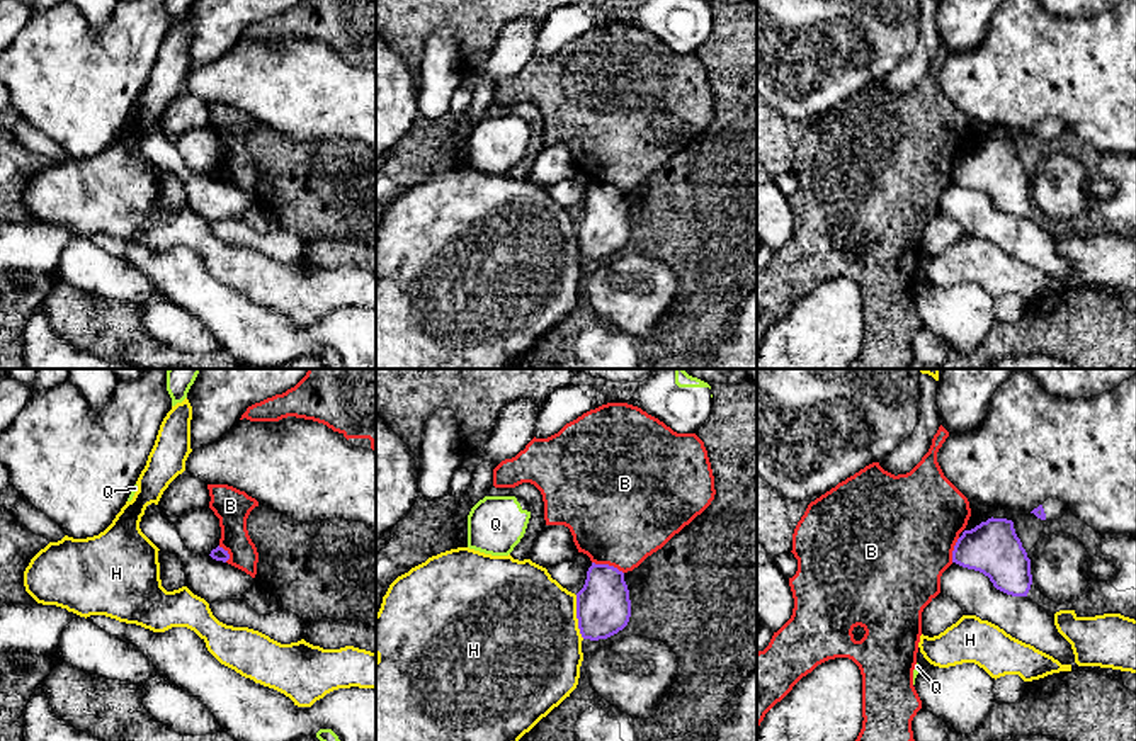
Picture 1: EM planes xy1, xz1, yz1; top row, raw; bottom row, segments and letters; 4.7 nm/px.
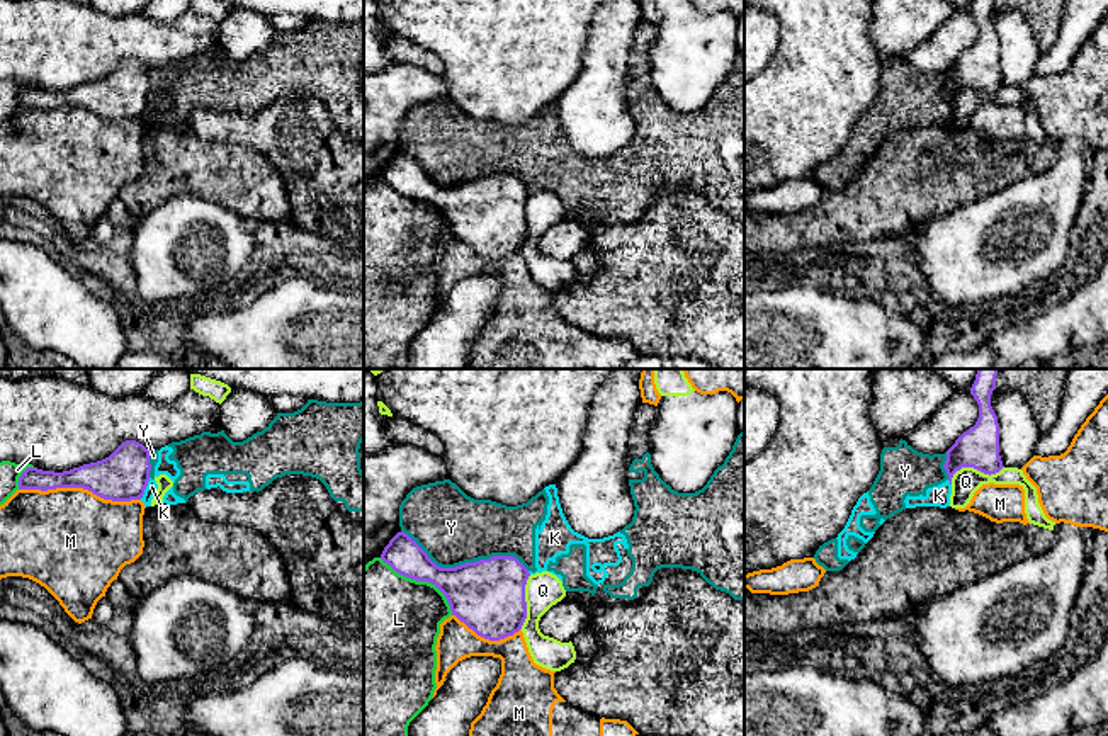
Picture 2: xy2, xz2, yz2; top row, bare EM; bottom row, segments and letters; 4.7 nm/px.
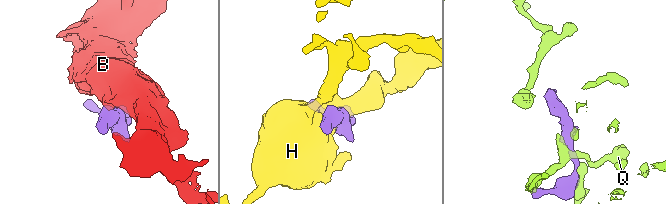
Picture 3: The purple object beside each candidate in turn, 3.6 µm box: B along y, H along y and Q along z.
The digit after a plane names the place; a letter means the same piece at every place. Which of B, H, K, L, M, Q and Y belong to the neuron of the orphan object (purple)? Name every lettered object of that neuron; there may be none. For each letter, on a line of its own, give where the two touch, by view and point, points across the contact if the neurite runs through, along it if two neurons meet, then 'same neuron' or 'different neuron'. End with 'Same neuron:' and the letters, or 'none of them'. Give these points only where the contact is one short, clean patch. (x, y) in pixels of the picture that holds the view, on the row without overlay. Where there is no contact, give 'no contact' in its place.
B: meets purple in xz1 at (607, 184); border along xz1 (592, 181), (613, 184), (623, 192); different neuron
H: meets purple in xz1 at (577, 237); different neuron
K: meets purple in xy2 at (146, 104); border along xy2 (150, 97), (141, 114); different neuron
L: meets purple in xz2 at (422, 199); different neuron
M: meets purple in xy2 at (80, 106); different neuron
Q: meets purple in yz2 at (974, 87); different neuron
Y: meets purple in xz2 at (466, 182); different neuron
Same neuron: none of them

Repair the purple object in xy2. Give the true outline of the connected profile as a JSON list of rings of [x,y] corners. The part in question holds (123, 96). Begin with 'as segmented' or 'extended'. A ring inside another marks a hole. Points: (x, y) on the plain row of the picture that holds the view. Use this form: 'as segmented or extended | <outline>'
as segmented | [[[126,59],[109,76],[70,90],[27,87],[19,97],[19,109],[83,107],[104,119],[141,119],[150,100],[150,71],[143,63]]]

